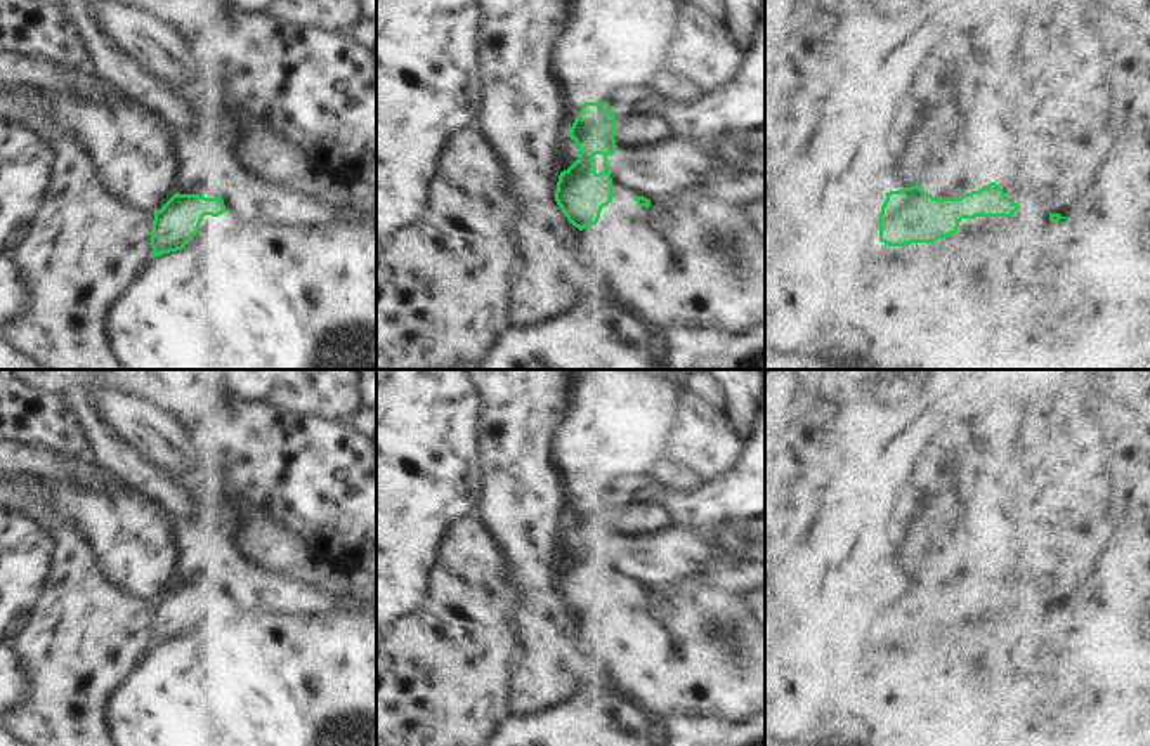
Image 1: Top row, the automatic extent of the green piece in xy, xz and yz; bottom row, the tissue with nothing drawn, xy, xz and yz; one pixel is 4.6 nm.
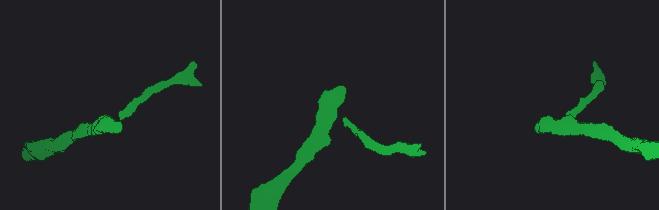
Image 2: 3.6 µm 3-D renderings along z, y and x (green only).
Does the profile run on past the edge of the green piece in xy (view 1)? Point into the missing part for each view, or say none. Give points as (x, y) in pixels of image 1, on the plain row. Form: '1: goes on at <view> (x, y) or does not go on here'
1: does not go on here

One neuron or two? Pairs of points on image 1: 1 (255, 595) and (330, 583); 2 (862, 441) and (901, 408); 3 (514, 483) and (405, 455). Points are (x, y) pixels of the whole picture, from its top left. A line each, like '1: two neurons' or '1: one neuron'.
1: two neurons
2: one neuron
3: two neurons

